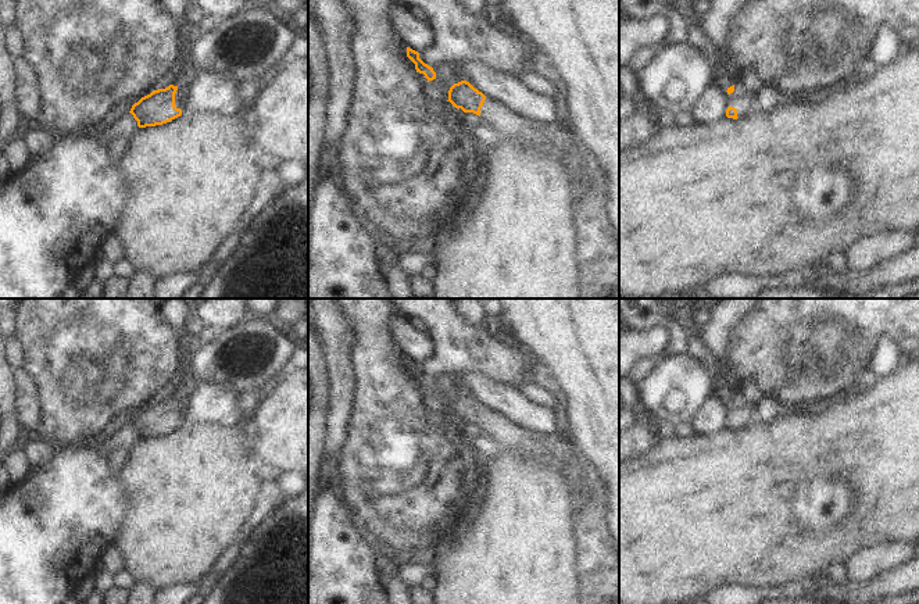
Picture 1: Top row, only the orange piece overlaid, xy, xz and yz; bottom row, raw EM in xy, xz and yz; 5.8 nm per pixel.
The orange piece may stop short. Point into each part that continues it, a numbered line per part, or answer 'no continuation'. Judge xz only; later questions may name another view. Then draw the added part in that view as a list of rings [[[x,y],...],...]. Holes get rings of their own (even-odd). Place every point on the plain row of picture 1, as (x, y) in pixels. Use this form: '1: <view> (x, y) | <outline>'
1: xz (597, 565) | [[[490,408],[480,419],[480,432],[501,448],[561,468],[573,508],[579,604],[619,604],[619,557],[605,522],[607,494],[596,467],[583,454],[573,458],[559,435],[534,433]],[[572,464],[580,467],[580,473],[569,480],[566,472]]]

